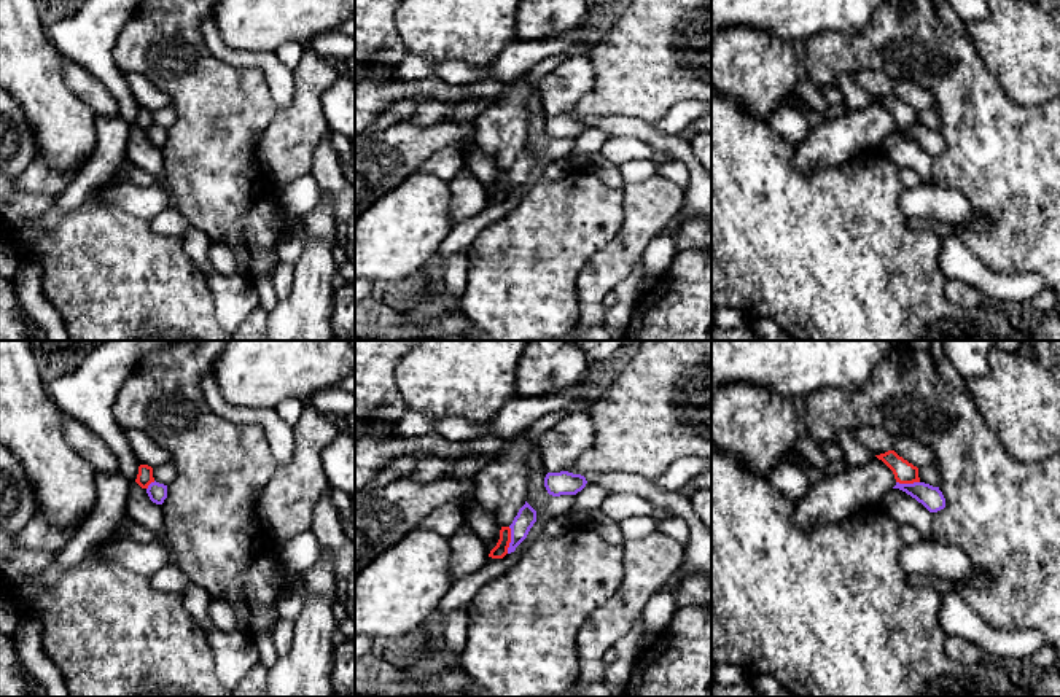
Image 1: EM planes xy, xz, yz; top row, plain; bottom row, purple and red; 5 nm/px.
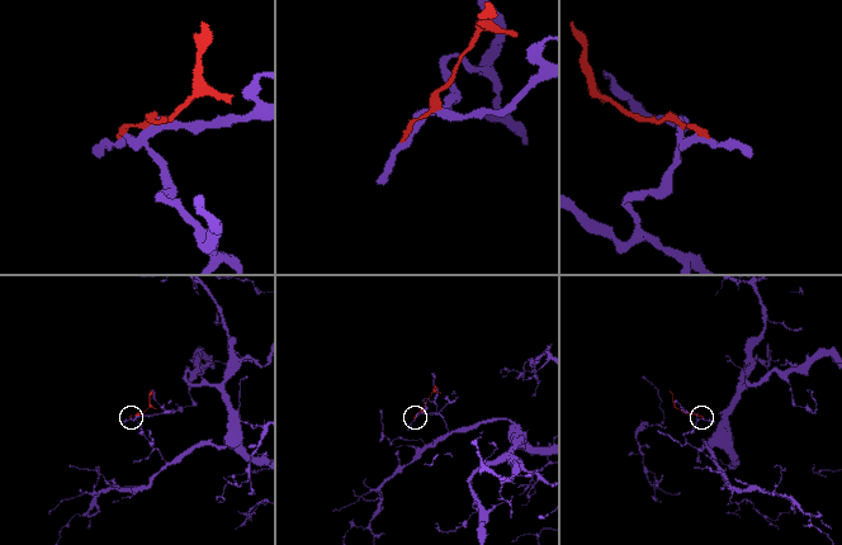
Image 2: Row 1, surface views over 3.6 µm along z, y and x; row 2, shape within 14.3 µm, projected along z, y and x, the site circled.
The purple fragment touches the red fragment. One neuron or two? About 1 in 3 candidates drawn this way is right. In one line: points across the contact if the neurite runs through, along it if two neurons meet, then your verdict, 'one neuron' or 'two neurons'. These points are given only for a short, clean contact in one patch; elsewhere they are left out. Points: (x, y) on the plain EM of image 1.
two neurons

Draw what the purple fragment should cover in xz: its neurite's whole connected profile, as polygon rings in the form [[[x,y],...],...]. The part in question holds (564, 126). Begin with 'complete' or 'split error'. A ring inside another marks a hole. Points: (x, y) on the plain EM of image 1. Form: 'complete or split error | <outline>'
complete | [[[568,115],[548,116],[544,121],[544,130],[549,138],[576,138],[586,130],[587,124],[581,118],[573,118]]]

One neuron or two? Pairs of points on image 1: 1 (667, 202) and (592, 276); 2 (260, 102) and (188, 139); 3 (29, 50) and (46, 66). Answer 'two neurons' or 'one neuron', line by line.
1: one neuron
2: one neuron
3: one neuron

